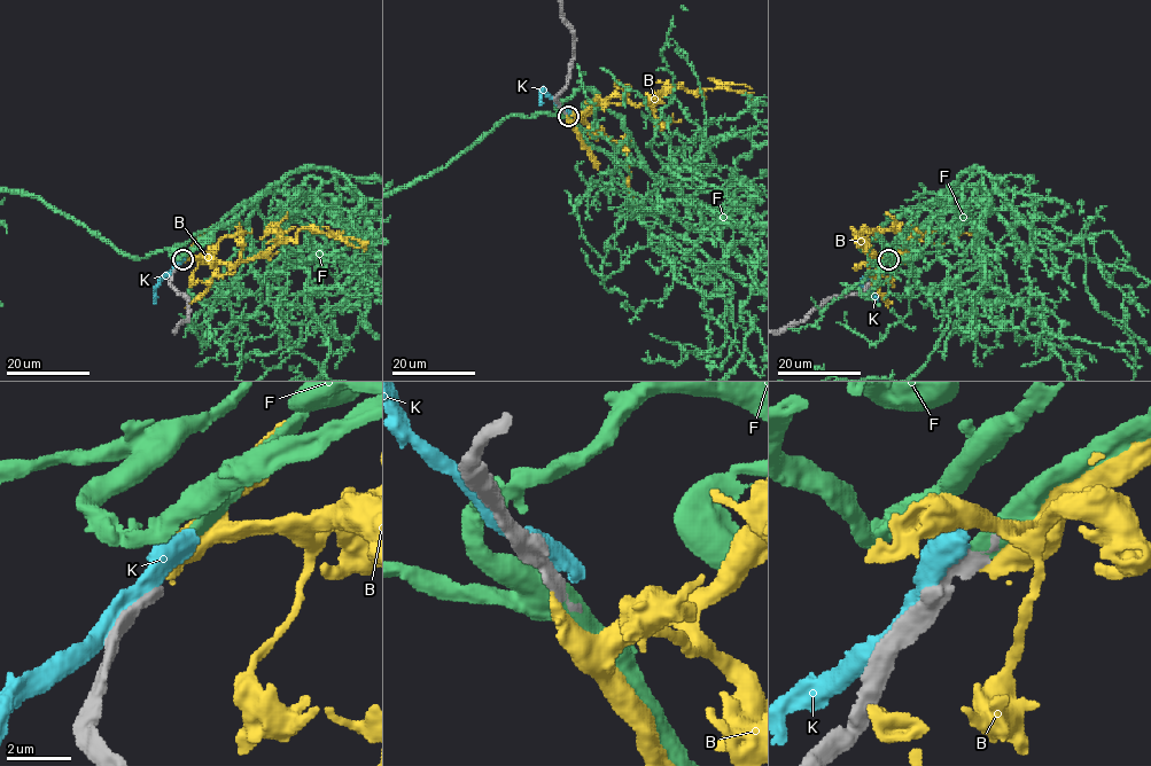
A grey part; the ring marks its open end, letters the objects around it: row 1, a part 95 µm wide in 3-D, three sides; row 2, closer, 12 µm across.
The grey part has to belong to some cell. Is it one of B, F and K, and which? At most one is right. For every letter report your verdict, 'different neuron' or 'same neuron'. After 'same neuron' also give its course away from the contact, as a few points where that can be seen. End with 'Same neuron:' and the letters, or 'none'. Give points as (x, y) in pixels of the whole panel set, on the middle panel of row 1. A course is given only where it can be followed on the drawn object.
B: different neuron
F: same neuron
K: different neuron
Same neuron: F

